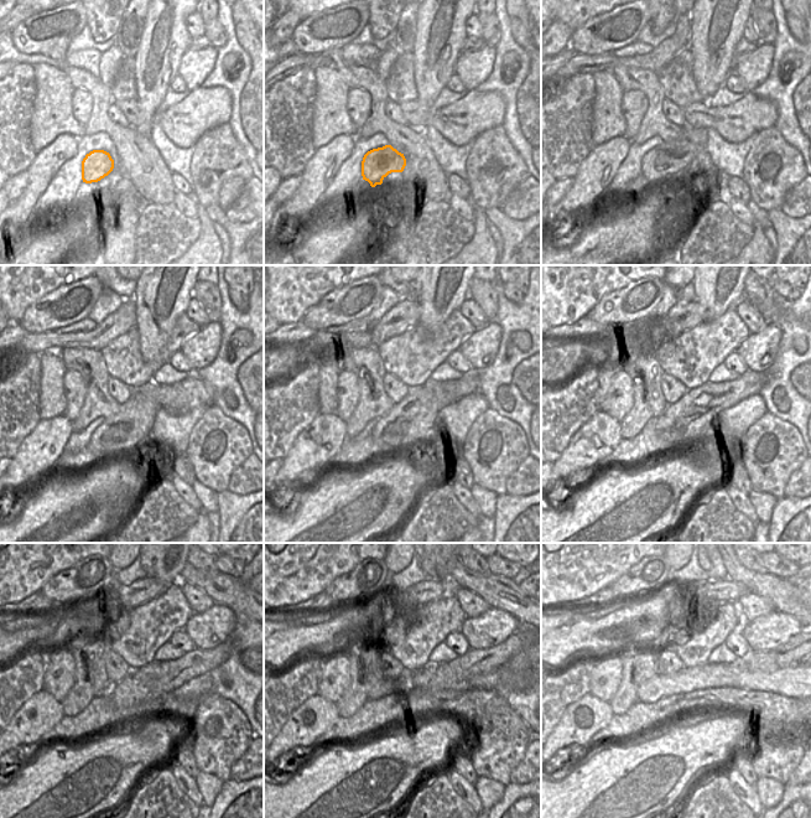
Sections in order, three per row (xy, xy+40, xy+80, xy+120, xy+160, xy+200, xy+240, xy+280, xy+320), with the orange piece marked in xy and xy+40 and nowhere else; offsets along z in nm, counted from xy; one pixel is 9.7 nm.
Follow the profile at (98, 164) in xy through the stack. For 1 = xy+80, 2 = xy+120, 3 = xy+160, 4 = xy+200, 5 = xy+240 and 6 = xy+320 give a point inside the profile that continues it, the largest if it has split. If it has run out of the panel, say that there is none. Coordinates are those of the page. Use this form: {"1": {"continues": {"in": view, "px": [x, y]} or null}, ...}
{"1": {"continues": {"in": "xy+80", "px": [669, 160]}}, "2": {"continues": {"in": "xy+120", "px": [131, 426]}}, "3": {"continues": {"in": "xy+160", "px": [414, 419]}}, "4": {"continues": {"in": "xy+200", "px": [695, 415]}}, "5": {"continues": {"in": "xy+240", "px": [140, 692]}}, "6": {"continues": {"in": "xy+320", "px": [793, 651]}}}

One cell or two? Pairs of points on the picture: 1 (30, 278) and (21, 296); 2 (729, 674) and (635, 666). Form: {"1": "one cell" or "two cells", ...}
{"1": "one cell", "2": "two cells"}

